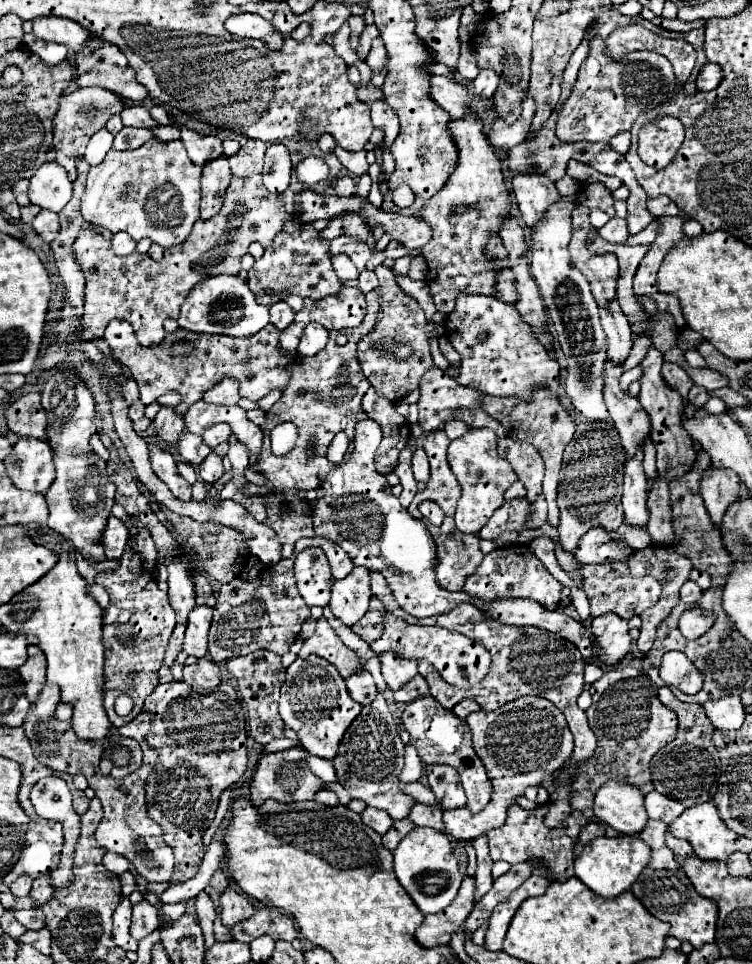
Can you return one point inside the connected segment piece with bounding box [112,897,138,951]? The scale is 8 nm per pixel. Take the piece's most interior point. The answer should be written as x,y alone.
121,929

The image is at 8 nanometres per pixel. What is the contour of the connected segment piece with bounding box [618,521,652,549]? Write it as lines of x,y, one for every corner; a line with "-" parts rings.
626,521
622,523
622,527
618,529
618,533
626,539
626,543
632,547
632,549
642,549
642,547
648,547
652,541
650,541
650,535
644,527
634,527
634,525
628,525

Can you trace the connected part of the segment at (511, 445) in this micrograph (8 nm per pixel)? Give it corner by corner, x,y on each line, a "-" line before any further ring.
510,437
498,439
498,453
512,465
518,479
524,483
528,491
526,497
532,501
532,517
528,527
530,529
540,527
546,521
546,499
542,495
542,477
544,477
542,457
532,445

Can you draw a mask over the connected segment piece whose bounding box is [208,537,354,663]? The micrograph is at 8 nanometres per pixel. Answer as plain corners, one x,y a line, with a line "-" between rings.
304,537
297,541
294,555
286,561
284,559
280,561
280,563
286,563
284,569
280,571
264,569
252,581
242,581
240,577
236,577
234,581
222,585
218,603
214,607
214,619
210,627
210,639
208,639
208,653
212,661
222,663
234,655
248,655
250,651
256,651
256,649
268,649
268,651
274,651
276,655
282,655
290,649
290,645
296,641
300,633
302,623
310,619
310,607
302,603
302,595
298,595
298,589
294,583
294,565
292,564
300,547
316,545
316,539
324,539
324,552
328,559
332,557
332,560
328,561
334,579
343,579
352,571
354,565
339,545
323,537

